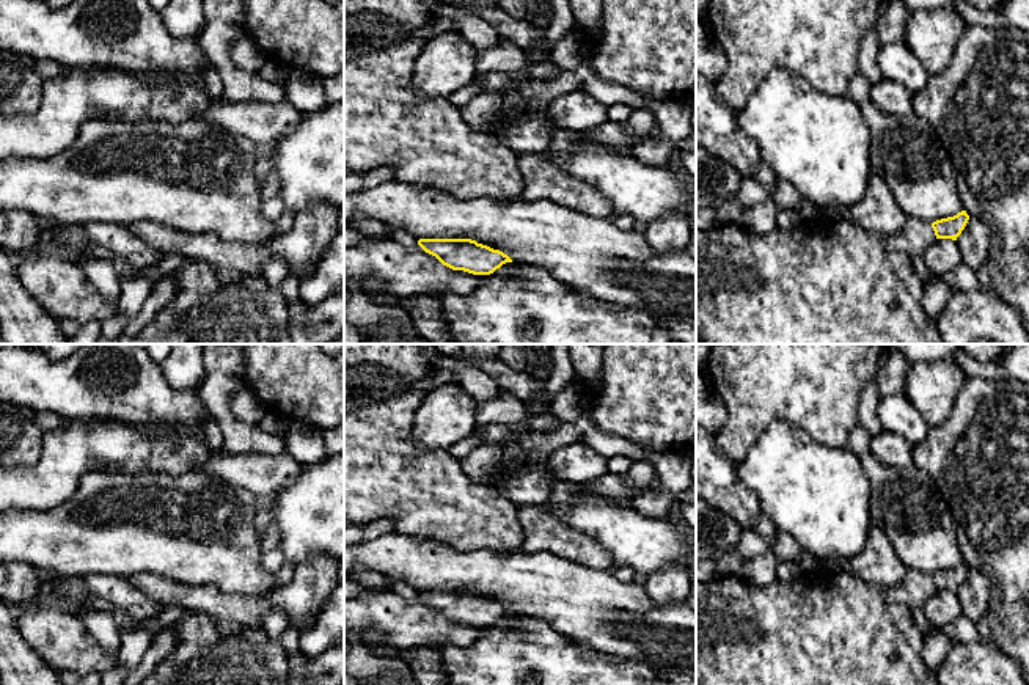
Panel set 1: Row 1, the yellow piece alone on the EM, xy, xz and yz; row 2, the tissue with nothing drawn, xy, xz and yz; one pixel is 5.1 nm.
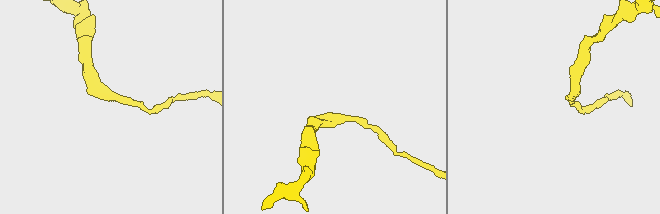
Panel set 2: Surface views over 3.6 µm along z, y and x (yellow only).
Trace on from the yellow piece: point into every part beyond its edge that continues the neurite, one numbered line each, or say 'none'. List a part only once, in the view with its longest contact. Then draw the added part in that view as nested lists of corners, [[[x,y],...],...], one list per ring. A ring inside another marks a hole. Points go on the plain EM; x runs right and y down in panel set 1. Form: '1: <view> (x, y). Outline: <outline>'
1: yz (916, 588). Outline: [[[908,570],[906,578],[894,589],[889,589],[889,599],[906,605],[910,610],[922,608],[936,592],[932,575]]]

